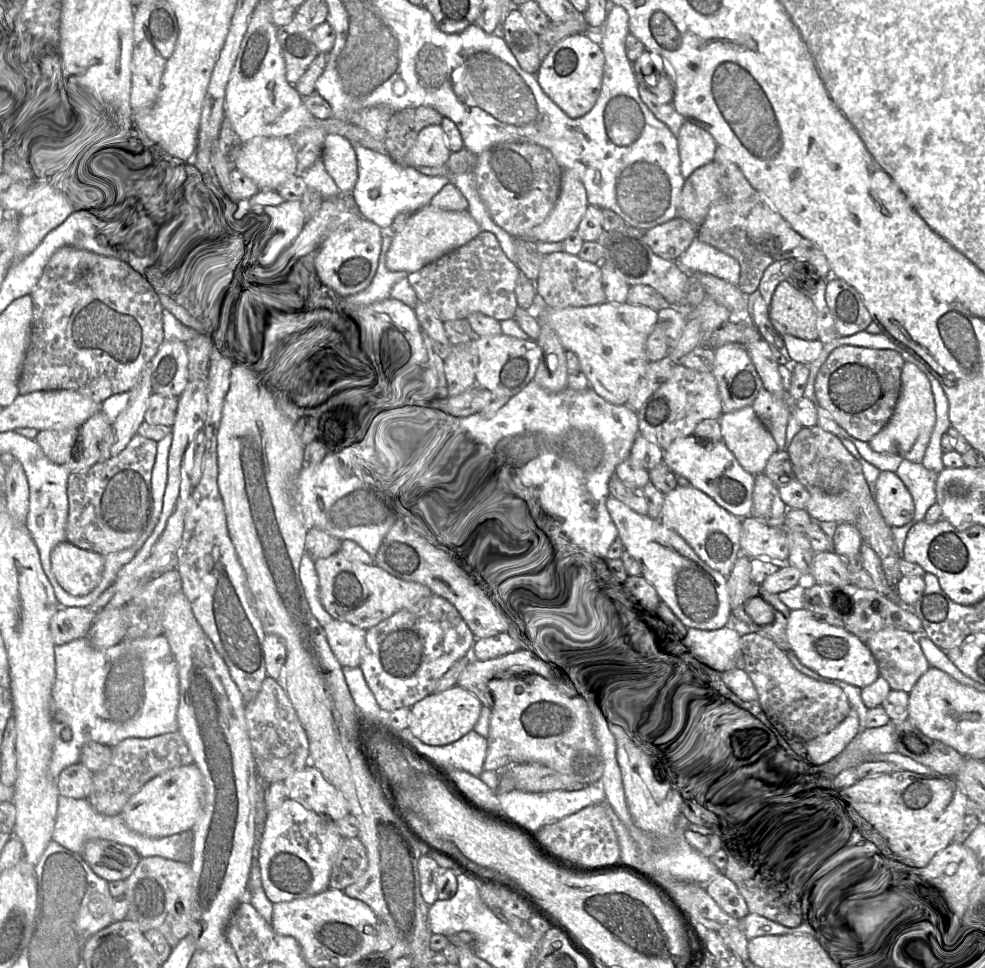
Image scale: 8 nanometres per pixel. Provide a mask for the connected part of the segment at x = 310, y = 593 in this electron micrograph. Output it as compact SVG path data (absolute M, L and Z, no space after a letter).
M307 553L300 562L300 579L310 609L319 623L325 627L333 619L323 607L319 597L319 579L315 569L314 559Z

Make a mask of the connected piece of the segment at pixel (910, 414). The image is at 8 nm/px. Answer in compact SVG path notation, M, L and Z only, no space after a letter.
M905 362L901 374L901 392L889 423L868 443L872 450L922 463L936 422L935 401L928 377L913 363Z

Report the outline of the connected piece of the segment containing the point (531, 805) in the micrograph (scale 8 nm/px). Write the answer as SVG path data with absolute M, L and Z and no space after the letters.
M600 783L587 785L580 790L552 790L541 793L531 793L513 789L505 794L498 794L502 811L516 821L532 830L538 831L541 827L570 816L592 804L606 803L605 791Z

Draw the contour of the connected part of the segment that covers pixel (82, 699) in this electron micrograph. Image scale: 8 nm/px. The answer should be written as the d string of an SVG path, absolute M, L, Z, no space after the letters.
M161 634L152 638L138 638L138 639L123 639L121 642L113 645L110 648L101 650L94 647L87 637L78 638L62 645L55 645L55 681L52 688L52 700L57 706L57 710L61 710L66 715L66 725L64 726L58 722L53 723L53 730L55 733L53 753L49 764L49 771L51 779L57 782L61 771L70 765L80 763L82 748L90 741L95 741L108 746L115 746L127 738L152 738L154 736L173 733L178 731L177 710L179 705L179 677L178 666L174 654L166 637Z

